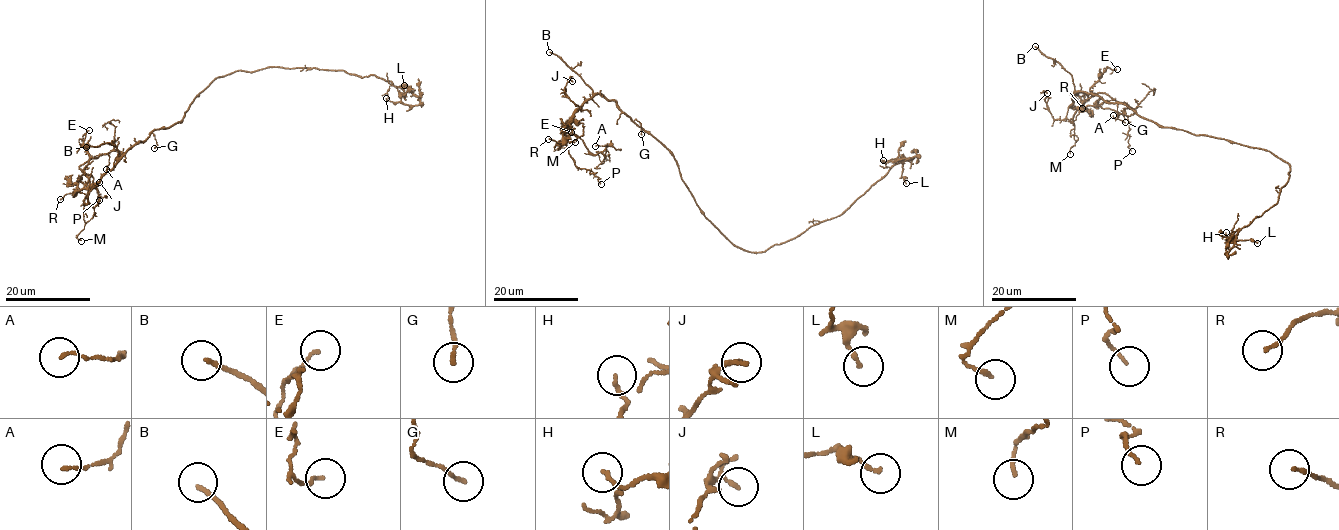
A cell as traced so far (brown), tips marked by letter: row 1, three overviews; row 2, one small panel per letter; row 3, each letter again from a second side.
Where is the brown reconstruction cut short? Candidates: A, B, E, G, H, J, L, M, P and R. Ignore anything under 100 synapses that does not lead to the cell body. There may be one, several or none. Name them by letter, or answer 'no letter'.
B

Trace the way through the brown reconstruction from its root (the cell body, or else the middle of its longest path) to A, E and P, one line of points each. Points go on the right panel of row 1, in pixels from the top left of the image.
A: (1219, 138), (1158, 126), (1092, 92), (1078, 92), (1072, 101), (1076, 108), (1105, 93), (1129, 108), (1113, 115)
E: (1219, 138), (1158, 126), (1092, 92), (1075, 94), (1071, 108), (1090, 98), (1090, 87), (1105, 69), (1117, 69)
P: (1219, 138), (1158, 126), (1092, 92), (1075, 94), (1071, 106), (1096, 105), (1127, 116), (1132, 151)

